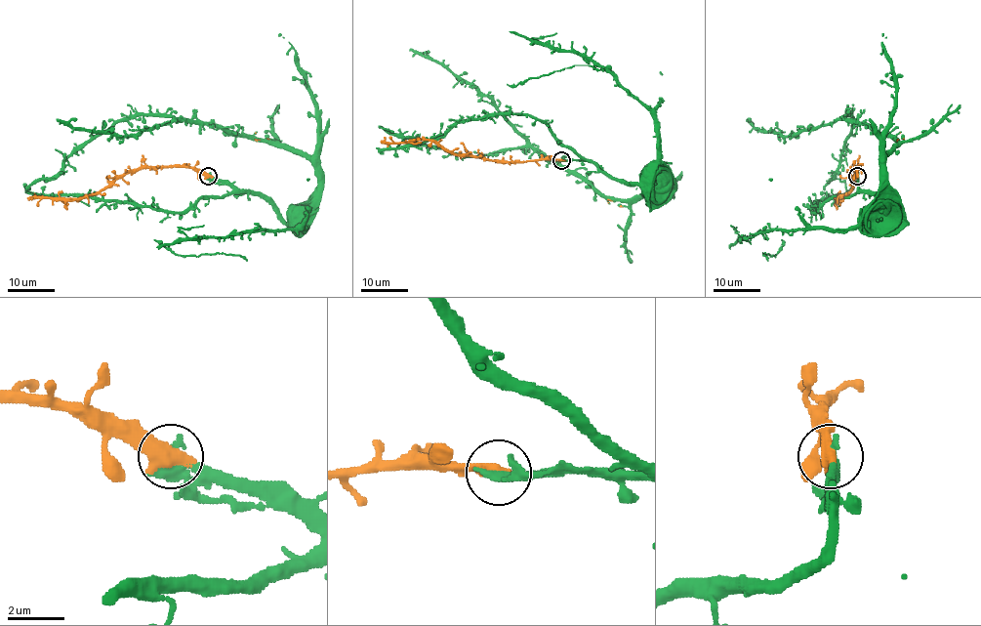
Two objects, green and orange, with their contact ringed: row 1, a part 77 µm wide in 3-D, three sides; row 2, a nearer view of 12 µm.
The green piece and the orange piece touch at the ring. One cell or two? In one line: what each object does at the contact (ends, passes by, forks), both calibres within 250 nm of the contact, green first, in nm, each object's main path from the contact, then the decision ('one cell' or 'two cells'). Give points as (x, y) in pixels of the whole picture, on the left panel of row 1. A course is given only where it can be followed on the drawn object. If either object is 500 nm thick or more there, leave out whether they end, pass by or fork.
calibres 480 and 600 nm; course green (208, 176), (227, 180), (236, 187), (263, 197), (285, 223), (306, 226), (306, 222); course orange (209, 176), (183, 166), (139, 166), (80, 198), (27, 198); one cell

